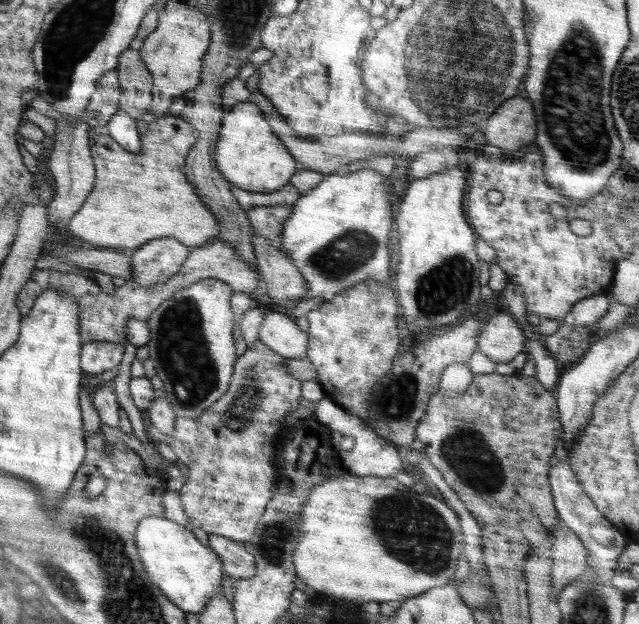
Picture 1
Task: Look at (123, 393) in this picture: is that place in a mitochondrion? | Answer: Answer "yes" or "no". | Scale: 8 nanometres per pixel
no

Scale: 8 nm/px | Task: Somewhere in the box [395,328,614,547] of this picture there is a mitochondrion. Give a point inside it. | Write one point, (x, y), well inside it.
(466, 448)

